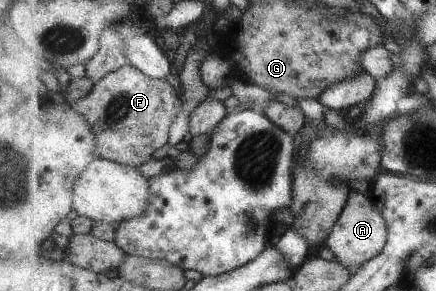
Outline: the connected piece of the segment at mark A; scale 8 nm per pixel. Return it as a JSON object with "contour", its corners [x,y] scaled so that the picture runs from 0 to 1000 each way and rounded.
{"contour":[[[807,649],[791,718],[782,729],[778,759],[743,842],[791,918],[812,928],[865,883],[883,856],[890,828],[892,780],[890,763],[883,759],[881,725],[837,663]]]}

